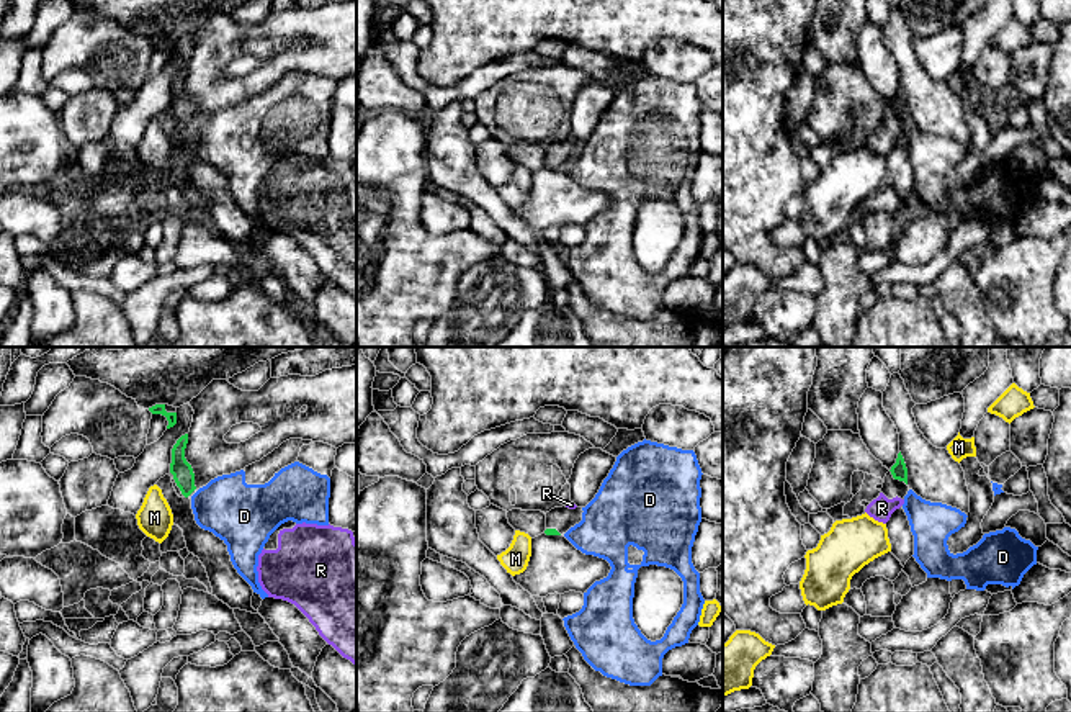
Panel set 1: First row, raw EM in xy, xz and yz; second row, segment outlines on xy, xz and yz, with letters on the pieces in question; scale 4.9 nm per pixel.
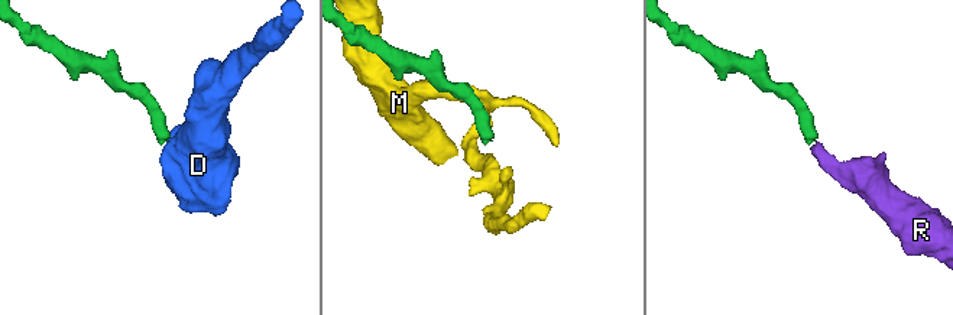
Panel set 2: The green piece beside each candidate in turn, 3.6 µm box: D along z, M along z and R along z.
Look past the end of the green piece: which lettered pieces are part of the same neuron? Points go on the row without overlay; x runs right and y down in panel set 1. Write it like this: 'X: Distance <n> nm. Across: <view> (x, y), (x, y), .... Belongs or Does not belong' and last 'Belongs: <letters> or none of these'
D: Distance 20 nm. Across: xy (195, 121), (198, 123). Does not belong
M: Distance 80 nm. Across: xz (545, 166), (530, 171). Does not belong
R: Distance 80 nm. Across: yz (906, 117), (900, 131). Belongs
Belongs: R

